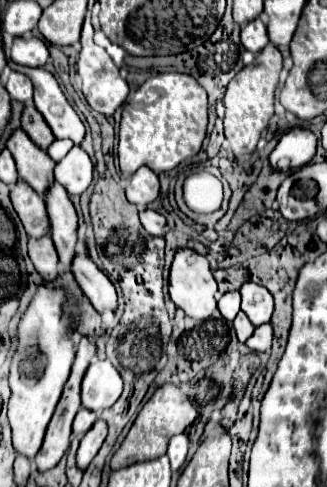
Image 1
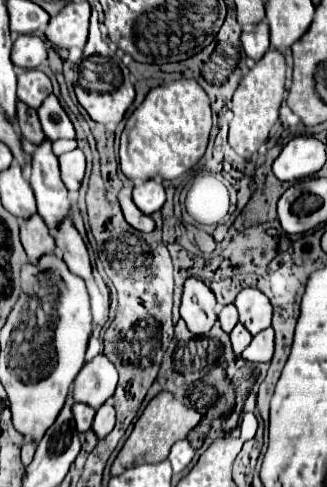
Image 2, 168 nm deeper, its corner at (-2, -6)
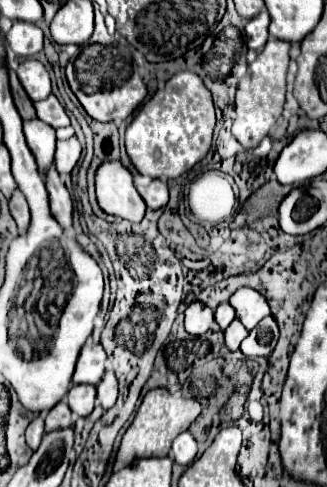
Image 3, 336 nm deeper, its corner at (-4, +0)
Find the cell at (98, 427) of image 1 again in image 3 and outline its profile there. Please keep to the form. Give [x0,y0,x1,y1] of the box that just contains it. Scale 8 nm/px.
[96,369,118,409]

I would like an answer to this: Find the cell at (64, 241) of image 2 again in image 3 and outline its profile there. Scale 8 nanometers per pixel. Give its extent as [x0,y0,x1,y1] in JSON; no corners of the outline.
[44,167,72,229]

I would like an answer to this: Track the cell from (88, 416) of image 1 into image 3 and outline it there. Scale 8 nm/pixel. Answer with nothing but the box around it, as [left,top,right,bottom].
[66,385,96,417]

